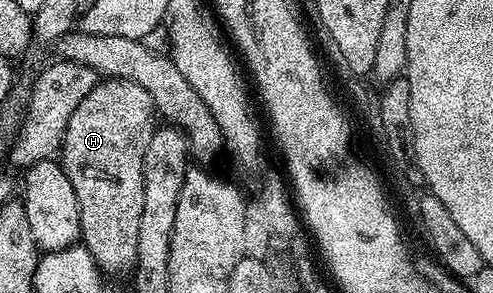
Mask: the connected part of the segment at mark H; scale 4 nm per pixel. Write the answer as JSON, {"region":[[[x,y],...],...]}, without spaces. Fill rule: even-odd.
{"region":[[[123,79],[101,80],[92,88],[90,95],[86,95],[86,99],[78,103],[74,115],[70,115],[64,144],[58,157],[70,179],[70,187],[74,187],[74,195],[78,195],[80,241],[88,248],[97,267],[105,274],[131,274],[135,270],[138,255],[138,219],[142,219],[144,194],[142,155],[146,155],[146,147],[150,147],[150,139],[157,128],[158,114],[154,99],[150,99],[150,94],[138,87],[138,83]]]}

